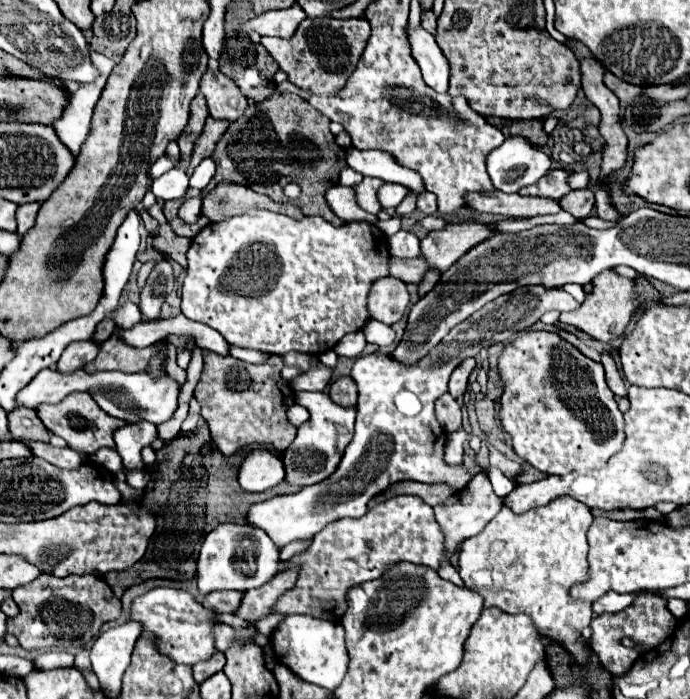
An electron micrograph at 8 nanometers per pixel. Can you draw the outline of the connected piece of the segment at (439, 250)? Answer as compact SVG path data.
M462 222L462 224L450 224L440 232L430 232L426 238L420 240L422 258L428 262L430 270L444 272L448 270L470 246L476 246L478 242L490 238L494 230L488 224L478 222Z

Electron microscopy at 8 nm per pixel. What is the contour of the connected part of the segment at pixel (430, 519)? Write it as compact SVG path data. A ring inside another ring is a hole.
M394 496L394 498L386 500L386 502L380 502L378 506L370 508L362 518L340 518L338 522L332 522L330 526L326 526L326 530L322 530L318 536L314 536L312 546L310 546L306 552L294 556L292 560L288 560L288 562L284 564L284 568L286 568L288 564L300 564L300 574L298 574L298 582L296 582L294 590L288 590L288 592L280 598L280 602L274 606L272 612L282 612L282 614L308 614L308 616L314 616L314 618L340 620L342 614L344 614L344 610L346 610L346 592L348 592L352 586L360 586L360 584L366 582L366 580L380 578L380 574L384 572L384 566L394 564L394 562L402 562L402 560L408 560L408 562L414 562L414 564L426 564L426 566L430 566L430 568L434 568L434 570L438 570L438 562L442 560L442 532L440 532L438 522L434 520L432 506L426 504L426 502L422 502L422 498L416 498L416 496Z

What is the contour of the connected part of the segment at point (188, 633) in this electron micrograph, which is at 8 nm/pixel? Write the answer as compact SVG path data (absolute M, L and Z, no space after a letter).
M154 588L144 596L136 598L132 604L130 620L138 620L144 624L144 632L150 632L158 638L160 650L174 658L178 664L202 662L214 654L214 634L212 634L212 610L204 608L200 602L194 600L188 592L176 588Z

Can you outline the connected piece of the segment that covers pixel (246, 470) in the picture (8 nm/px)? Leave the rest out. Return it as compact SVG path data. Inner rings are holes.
M252 450L240 464L238 482L246 492L264 492L274 488L284 478L284 464L278 456L266 450Z

